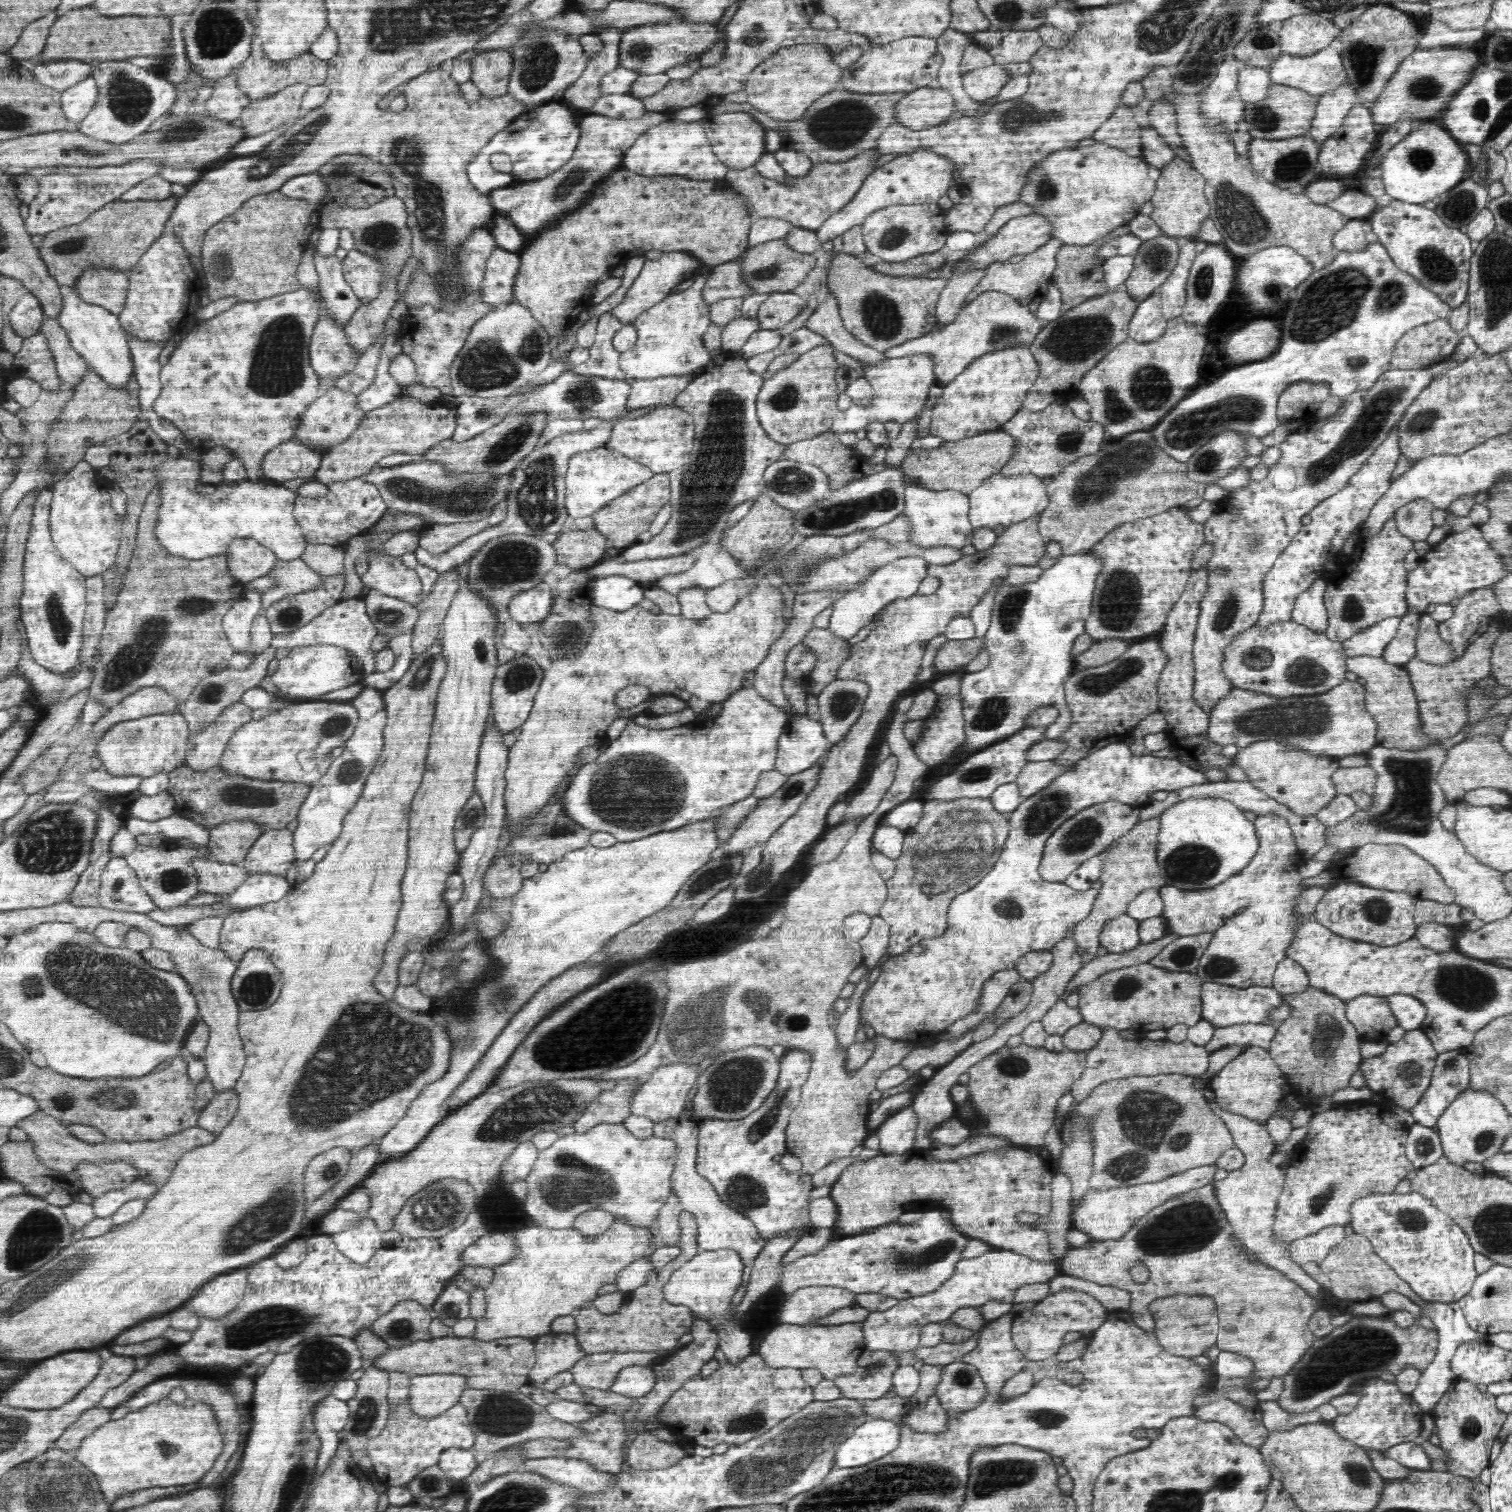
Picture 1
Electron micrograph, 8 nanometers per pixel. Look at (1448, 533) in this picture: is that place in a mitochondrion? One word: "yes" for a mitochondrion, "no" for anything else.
no

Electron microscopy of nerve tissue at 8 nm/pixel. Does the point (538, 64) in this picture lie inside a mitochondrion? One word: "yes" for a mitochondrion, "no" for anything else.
yes

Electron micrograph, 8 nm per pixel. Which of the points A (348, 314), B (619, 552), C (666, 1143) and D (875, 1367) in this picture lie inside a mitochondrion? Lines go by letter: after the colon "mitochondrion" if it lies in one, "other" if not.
A: other
B: other
C: other
D: mitochondrion

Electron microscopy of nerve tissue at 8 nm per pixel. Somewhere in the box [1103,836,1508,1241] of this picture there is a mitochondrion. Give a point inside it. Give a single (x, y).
(1469, 989)

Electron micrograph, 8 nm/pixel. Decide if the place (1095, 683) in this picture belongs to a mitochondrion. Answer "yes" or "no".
yes

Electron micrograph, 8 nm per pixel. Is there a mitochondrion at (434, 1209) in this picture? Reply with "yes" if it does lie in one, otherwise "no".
yes

